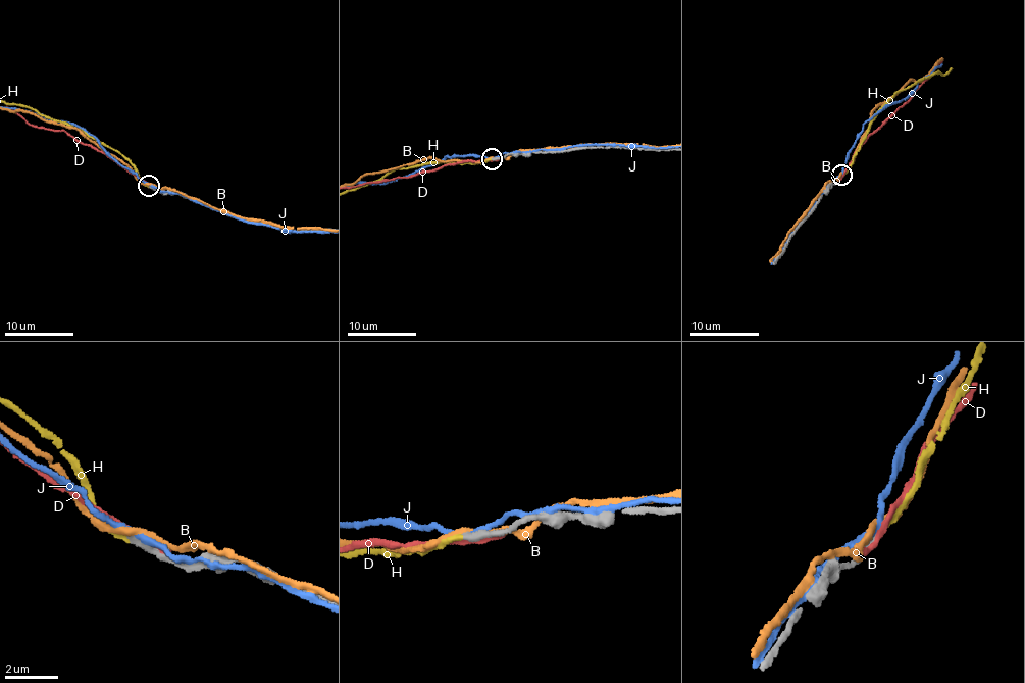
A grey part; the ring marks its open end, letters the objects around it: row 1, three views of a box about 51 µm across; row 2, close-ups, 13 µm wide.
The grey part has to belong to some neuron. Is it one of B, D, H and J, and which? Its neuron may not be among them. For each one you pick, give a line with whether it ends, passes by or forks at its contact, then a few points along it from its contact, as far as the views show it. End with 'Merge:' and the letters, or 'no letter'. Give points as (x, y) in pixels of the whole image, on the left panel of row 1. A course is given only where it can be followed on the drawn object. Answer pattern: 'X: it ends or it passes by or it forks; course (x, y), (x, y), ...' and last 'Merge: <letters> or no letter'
H: it ends
Merge: H

